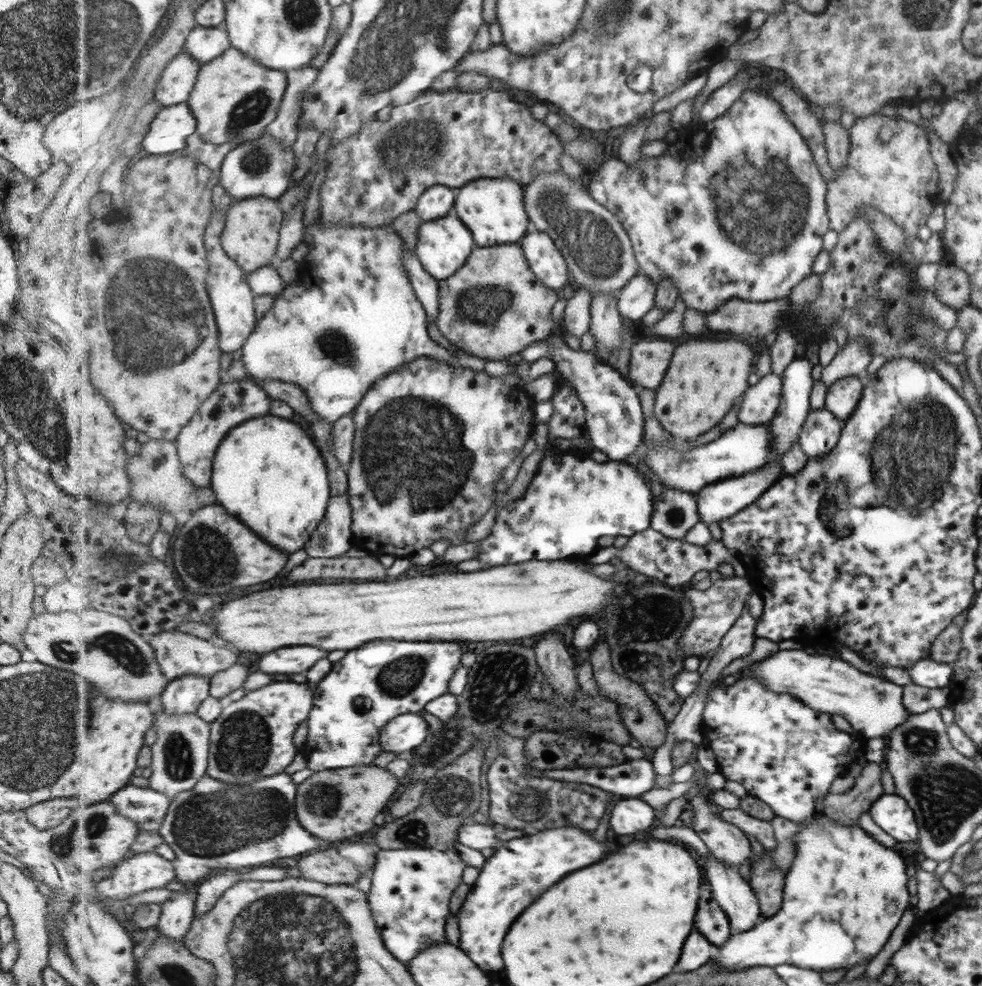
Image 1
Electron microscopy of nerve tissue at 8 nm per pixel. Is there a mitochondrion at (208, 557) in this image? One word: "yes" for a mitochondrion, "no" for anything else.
yes

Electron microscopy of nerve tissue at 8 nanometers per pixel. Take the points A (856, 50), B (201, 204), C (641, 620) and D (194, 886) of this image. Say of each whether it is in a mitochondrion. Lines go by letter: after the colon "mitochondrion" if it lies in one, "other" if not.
A: other
B: other
C: mitochondrion
D: other

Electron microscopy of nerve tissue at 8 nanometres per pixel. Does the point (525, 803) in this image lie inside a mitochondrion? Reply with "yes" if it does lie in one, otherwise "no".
yes

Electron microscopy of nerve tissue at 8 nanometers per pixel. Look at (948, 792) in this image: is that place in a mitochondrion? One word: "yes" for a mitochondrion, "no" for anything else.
yes

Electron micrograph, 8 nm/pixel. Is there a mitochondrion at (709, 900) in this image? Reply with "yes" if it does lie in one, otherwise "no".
no

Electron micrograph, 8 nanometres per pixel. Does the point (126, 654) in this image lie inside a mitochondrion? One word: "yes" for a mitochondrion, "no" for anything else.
yes

